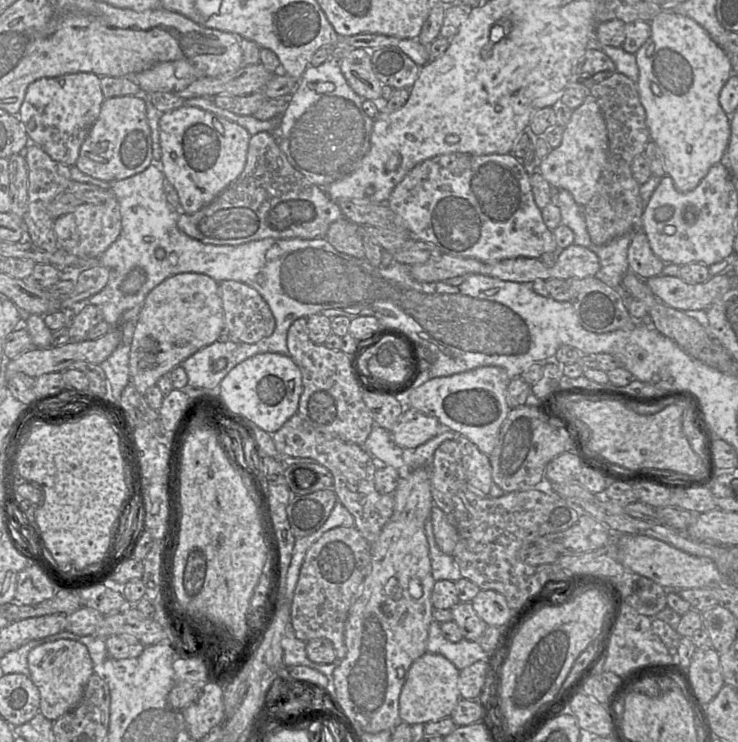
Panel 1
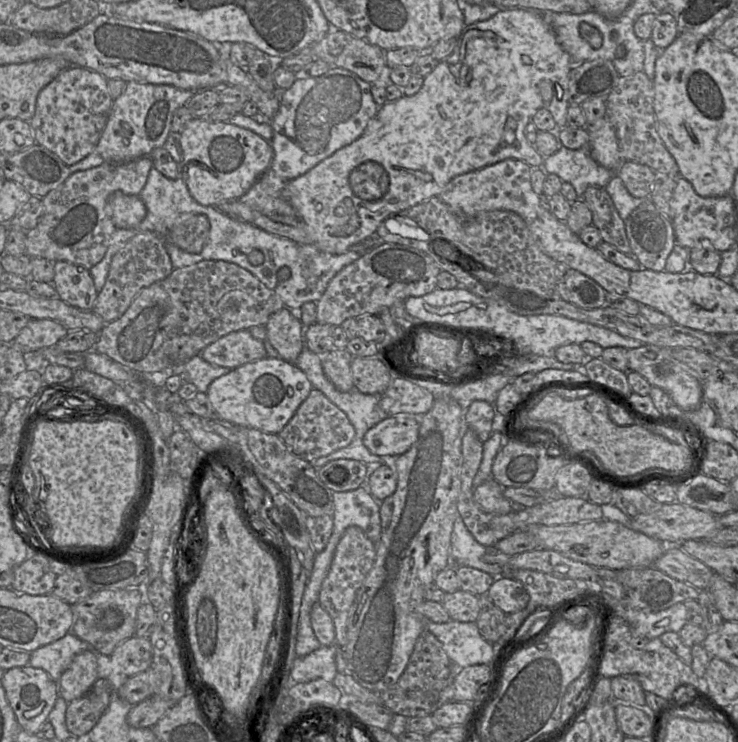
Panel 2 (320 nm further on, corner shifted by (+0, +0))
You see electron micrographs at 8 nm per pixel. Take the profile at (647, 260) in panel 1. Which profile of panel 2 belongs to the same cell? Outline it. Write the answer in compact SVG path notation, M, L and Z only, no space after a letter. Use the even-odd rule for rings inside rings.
M650 199L638 206L624 220L632 255L648 270L665 270L666 260L676 245L671 220Z

